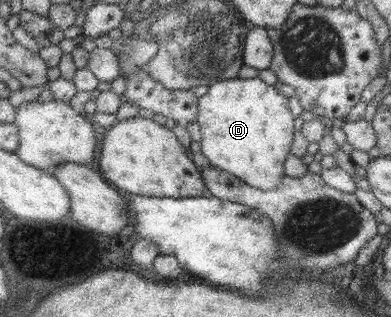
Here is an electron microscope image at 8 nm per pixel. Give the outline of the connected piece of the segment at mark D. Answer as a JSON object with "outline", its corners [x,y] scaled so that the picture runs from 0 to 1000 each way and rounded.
{"outline":[[[660,243],[652,246],[586,246],[563,249],[550,256],[545,265],[532,271],[532,284],[514,303],[506,306],[504,360],[501,375],[512,410],[512,483],[529,502],[537,524],[555,530],[558,536],[573,536],[575,543],[593,549],[601,562],[619,568],[627,580],[645,587],[647,593],[665,593],[668,599],[698,599],[719,574],[721,555],[726,555],[726,511],[731,492],[742,483],[744,451],[752,432],[749,404],[749,366],[739,350],[734,325],[734,306],[714,297],[698,268],[683,268],[668,256]]]}

